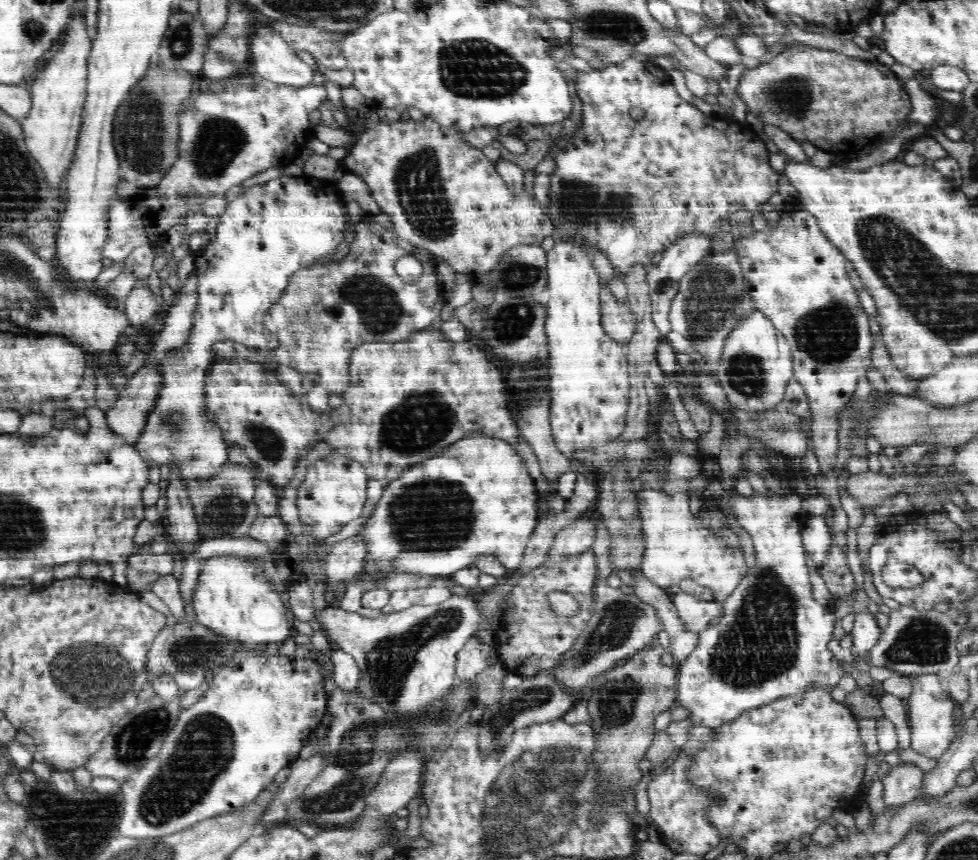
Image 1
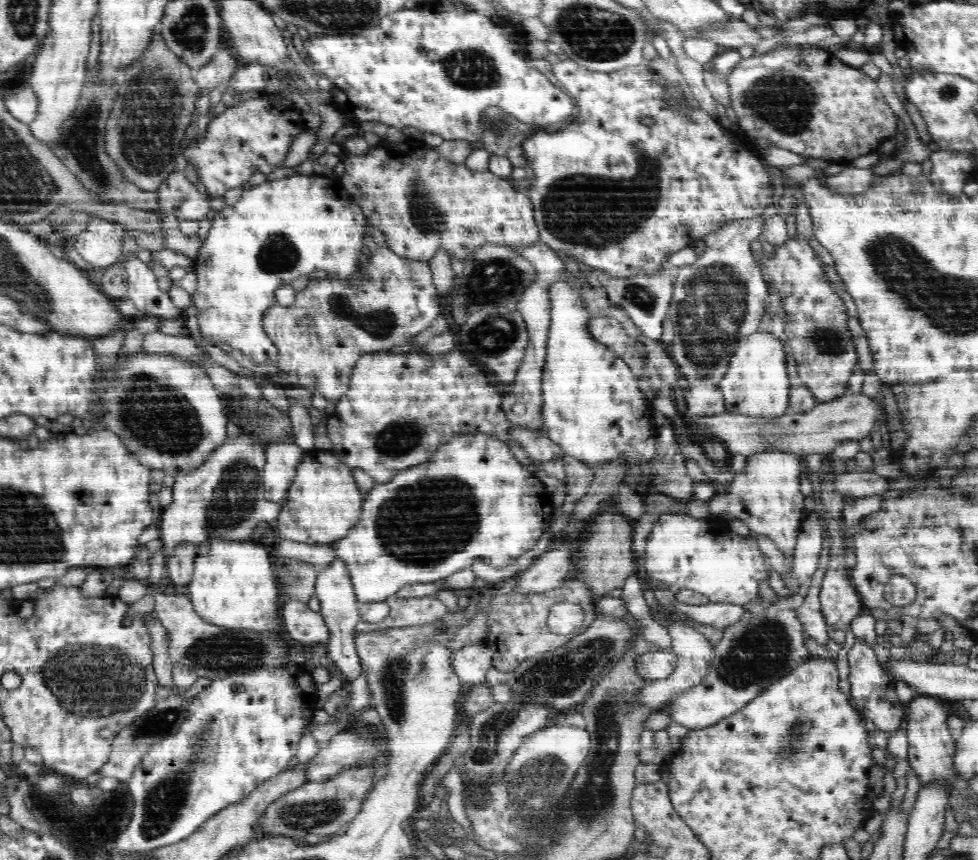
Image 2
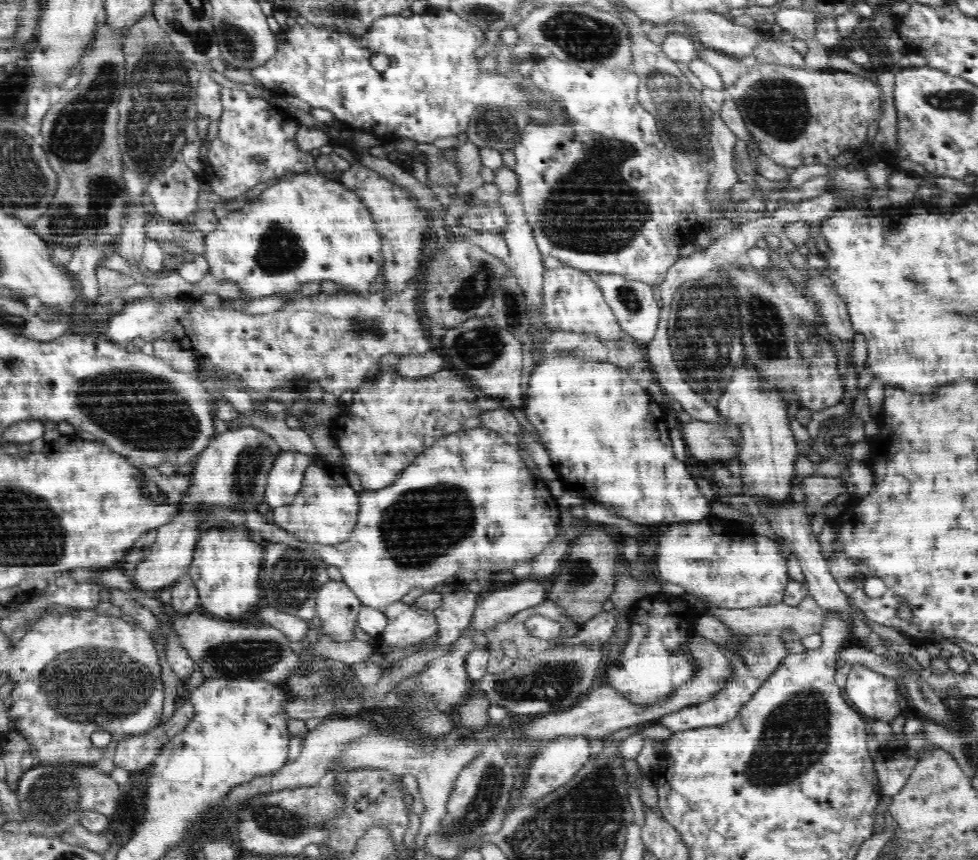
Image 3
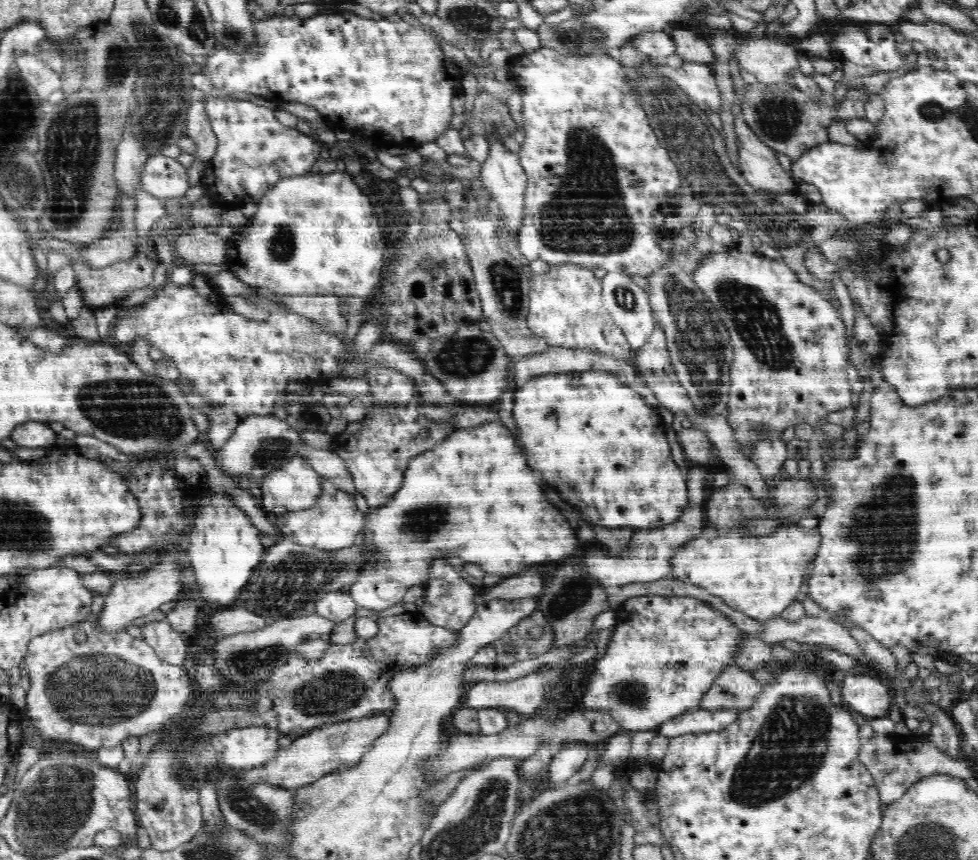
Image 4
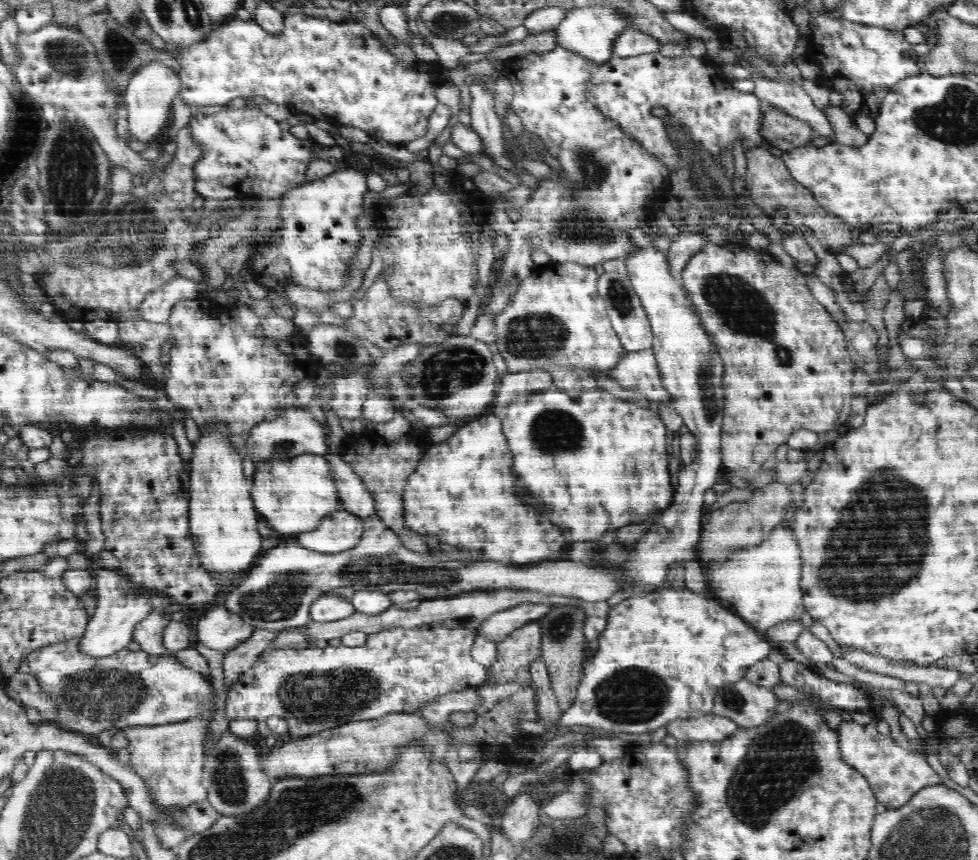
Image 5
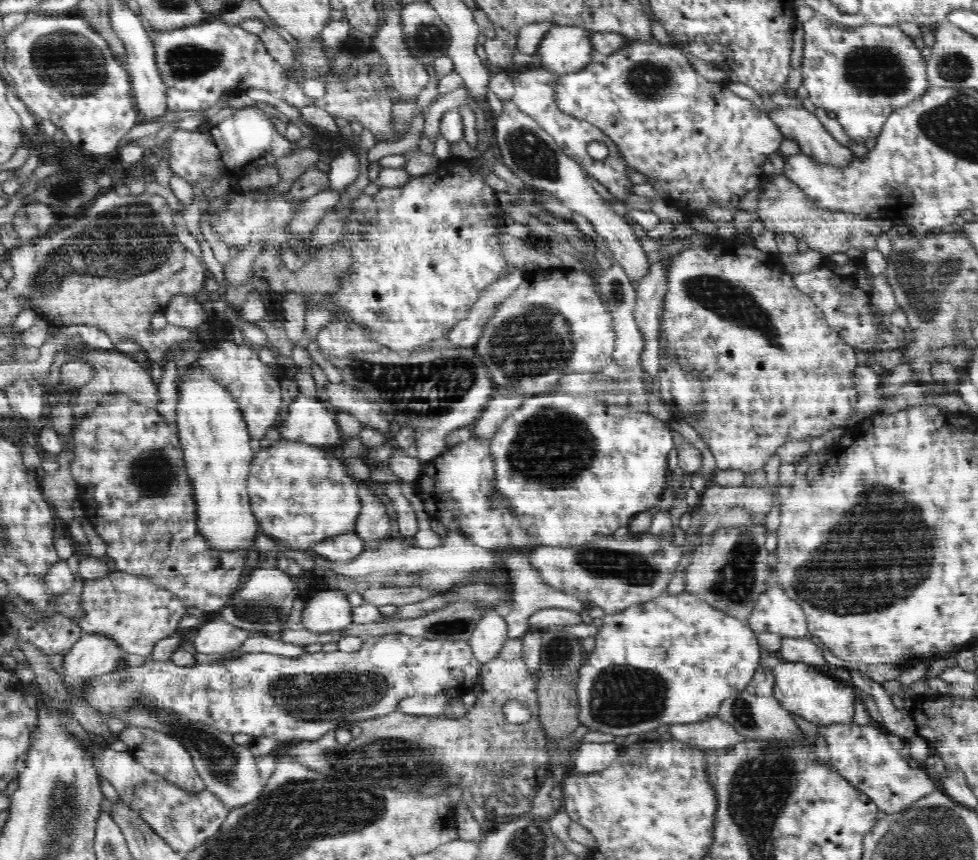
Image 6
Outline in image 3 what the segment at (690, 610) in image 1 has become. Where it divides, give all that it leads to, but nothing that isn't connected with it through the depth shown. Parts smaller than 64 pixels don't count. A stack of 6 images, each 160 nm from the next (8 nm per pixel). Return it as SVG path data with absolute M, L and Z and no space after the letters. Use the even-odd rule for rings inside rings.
M808 595L798 606L786 606L783 602L780 604L766 604L766 606L752 606L752 608L719 608L715 611L710 609L708 612L721 622L724 622L728 628L739 635L747 633L770 633L771 630L783 631L790 630L801 638L821 634L823 628L823 608L818 606L814 597Z

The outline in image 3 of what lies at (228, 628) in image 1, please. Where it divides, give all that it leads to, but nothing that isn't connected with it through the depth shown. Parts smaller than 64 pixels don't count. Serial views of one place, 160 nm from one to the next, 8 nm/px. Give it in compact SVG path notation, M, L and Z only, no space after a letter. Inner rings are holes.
M241 527L210 528L199 534L189 577L200 592L200 604L218 618L242 618L256 610L260 600L260 577L264 544L256 544Z

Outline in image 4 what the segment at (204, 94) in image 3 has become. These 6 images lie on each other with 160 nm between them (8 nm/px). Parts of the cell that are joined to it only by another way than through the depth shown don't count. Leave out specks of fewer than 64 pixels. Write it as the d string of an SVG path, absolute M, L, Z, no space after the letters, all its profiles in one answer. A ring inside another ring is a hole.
M205 98L194 101L189 106L185 136L194 141L194 162L187 168L189 188L201 185L203 175L209 167L210 160L216 155L216 135L212 132L208 111L205 108Z

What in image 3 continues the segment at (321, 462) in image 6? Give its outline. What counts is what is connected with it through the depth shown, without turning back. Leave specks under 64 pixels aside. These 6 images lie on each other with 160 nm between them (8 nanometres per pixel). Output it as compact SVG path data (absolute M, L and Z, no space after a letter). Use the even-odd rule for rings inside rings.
M280 449L268 474L265 502L271 509L287 506L303 488L303 476L311 458L296 449Z

